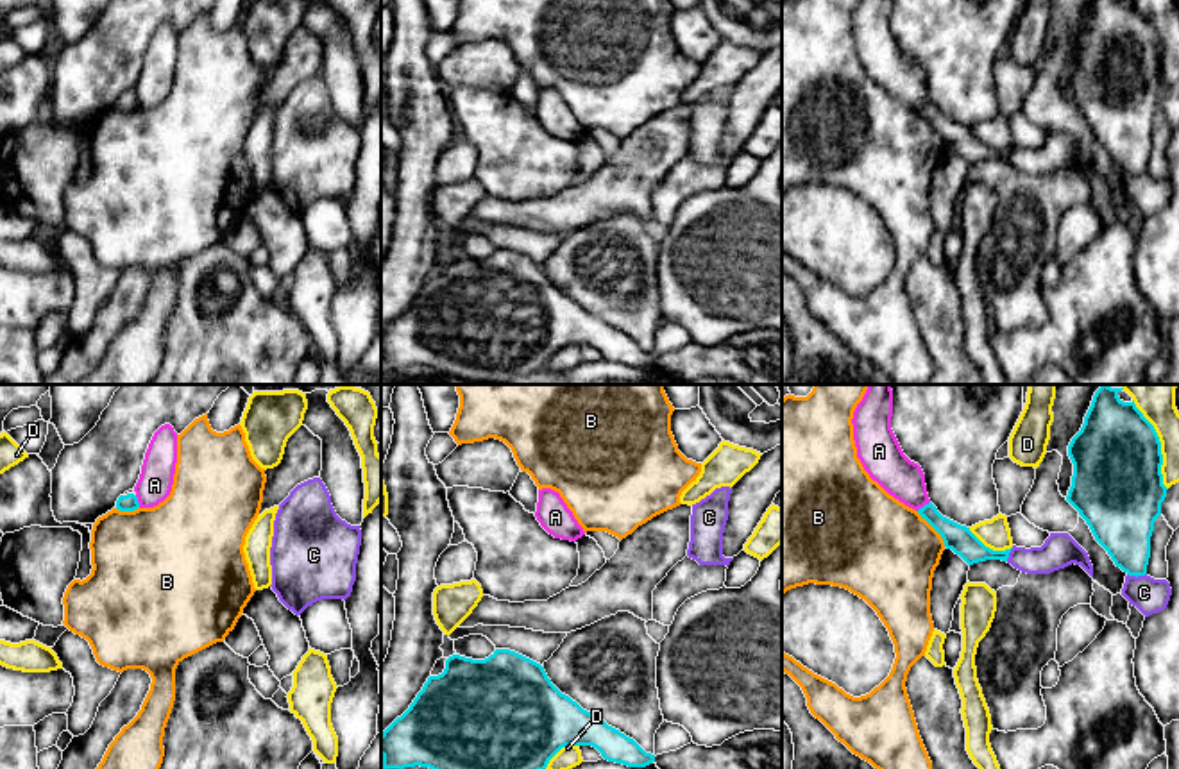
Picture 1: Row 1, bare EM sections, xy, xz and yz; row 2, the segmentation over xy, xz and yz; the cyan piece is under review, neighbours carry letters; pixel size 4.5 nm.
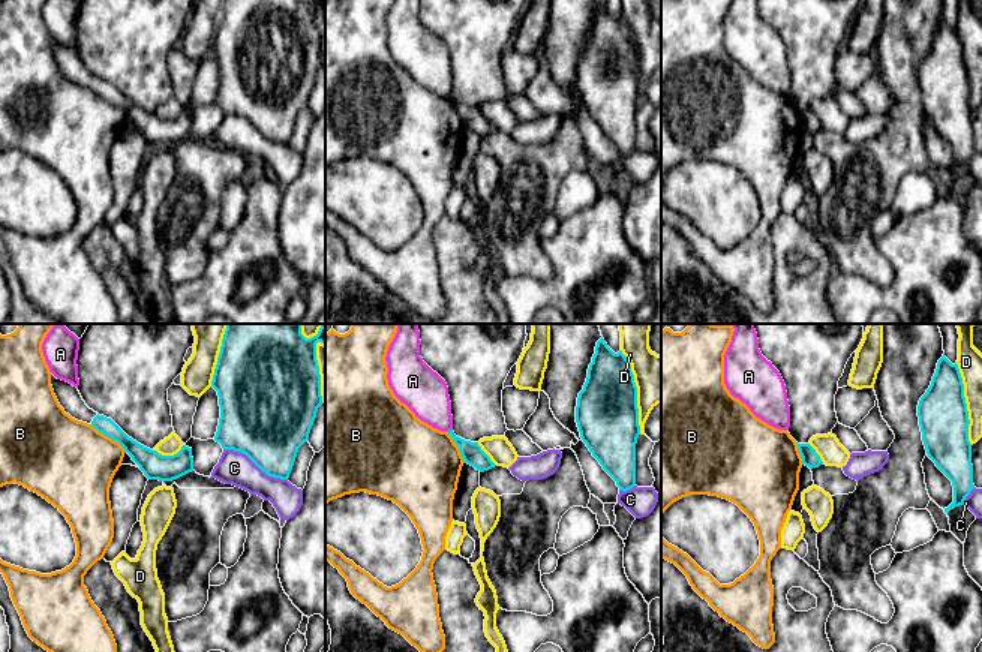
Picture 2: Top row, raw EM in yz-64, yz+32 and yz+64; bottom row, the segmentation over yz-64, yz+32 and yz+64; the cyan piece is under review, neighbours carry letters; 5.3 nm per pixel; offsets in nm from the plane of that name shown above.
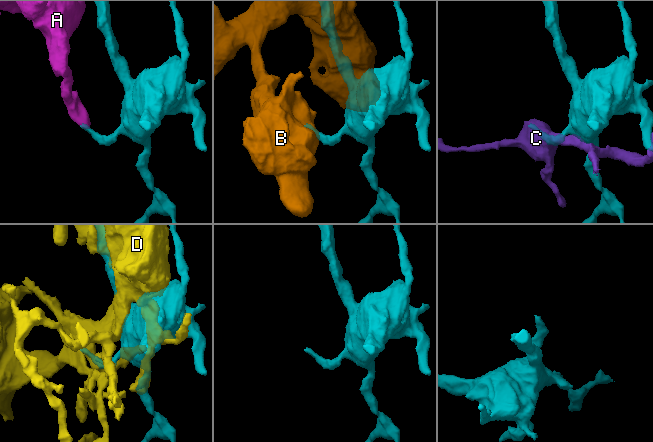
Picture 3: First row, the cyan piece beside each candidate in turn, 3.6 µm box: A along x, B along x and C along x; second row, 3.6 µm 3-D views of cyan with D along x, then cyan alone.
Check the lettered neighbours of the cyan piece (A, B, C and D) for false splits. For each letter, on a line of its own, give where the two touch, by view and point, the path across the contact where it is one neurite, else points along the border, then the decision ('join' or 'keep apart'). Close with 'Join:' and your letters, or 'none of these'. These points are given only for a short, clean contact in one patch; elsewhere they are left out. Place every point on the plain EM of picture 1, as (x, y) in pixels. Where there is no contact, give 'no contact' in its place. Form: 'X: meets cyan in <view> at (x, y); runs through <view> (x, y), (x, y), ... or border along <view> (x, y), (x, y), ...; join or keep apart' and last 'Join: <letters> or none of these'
A: meets cyan in yz at (924, 106); border along yz (929, 101), (916, 109); keep apart
B: meets cyan in yz at (934, 127); border along yz (916, 111), (940, 135), (945, 145); keep apart
C: meets cyan in yz at (1136, 176); keep apart
D: meets cyan in yz at (988, 147); keep apart
Join: none of these

